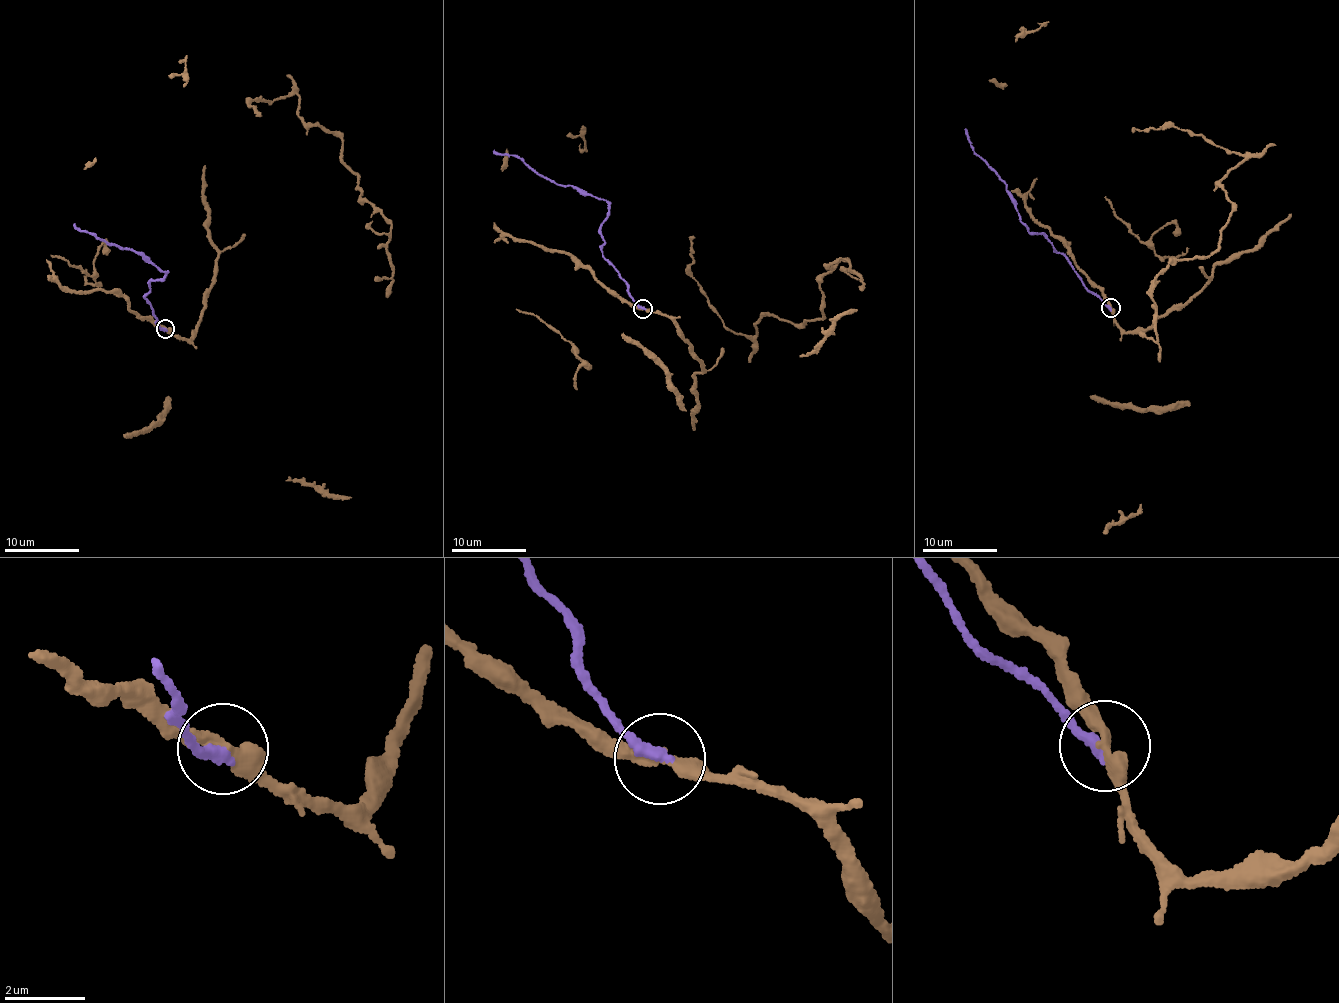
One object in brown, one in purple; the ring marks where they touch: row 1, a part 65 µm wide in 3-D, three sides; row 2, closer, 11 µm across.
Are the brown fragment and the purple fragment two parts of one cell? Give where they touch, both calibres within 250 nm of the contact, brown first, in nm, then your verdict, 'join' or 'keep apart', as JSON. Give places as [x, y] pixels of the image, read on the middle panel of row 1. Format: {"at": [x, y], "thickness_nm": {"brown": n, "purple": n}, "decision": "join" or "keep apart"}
{"at": [643, 308], "thickness_nm": {"brown": 360, "purple": 320}, "decision": "keep apart"}

